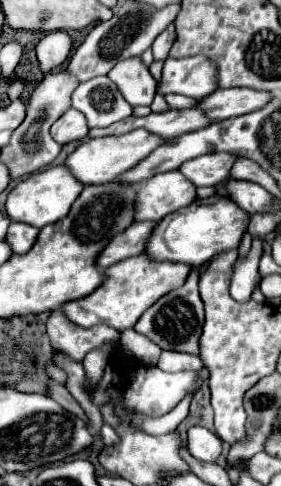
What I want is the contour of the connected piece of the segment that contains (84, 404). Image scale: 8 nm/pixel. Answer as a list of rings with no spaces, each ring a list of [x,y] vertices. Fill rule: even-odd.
[[[53,349],[53,361],[67,373],[65,387],[71,391],[71,395],[73,395],[74,399],[85,411],[86,415],[90,414],[87,417],[91,422],[89,427],[91,434],[96,439],[101,439],[100,430],[104,424],[101,422],[104,422],[104,420],[100,415],[99,408],[92,403],[89,395],[83,389],[83,365],[77,363],[77,361],[73,361],[69,355],[65,355],[61,351],[55,351],[55,349]]]

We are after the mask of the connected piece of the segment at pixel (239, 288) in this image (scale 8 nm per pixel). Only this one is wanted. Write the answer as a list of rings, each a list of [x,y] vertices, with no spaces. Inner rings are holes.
[[[255,239],[251,245],[251,251],[245,259],[239,259],[235,263],[235,271],[233,271],[233,279],[231,279],[231,297],[239,303],[249,301],[253,287],[259,281],[259,259],[261,259],[263,247],[261,247],[261,239]]]

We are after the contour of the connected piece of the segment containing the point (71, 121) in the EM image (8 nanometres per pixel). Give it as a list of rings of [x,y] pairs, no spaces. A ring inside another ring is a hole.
[[[69,109],[51,127],[51,137],[61,145],[71,143],[71,141],[81,141],[87,137],[87,133],[89,133],[87,121],[83,113],[79,113],[77,109]]]

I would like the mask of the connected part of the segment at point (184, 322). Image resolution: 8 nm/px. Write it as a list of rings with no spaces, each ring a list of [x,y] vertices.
[[[193,269],[191,275],[187,277],[185,285],[163,295],[155,305],[151,305],[141,315],[141,319],[137,321],[137,325],[133,329],[137,333],[143,333],[145,337],[149,337],[151,341],[155,341],[165,351],[181,351],[181,353],[199,355],[199,337],[203,331],[205,315],[203,315],[203,301],[199,297],[197,281],[199,281],[199,271]]]

